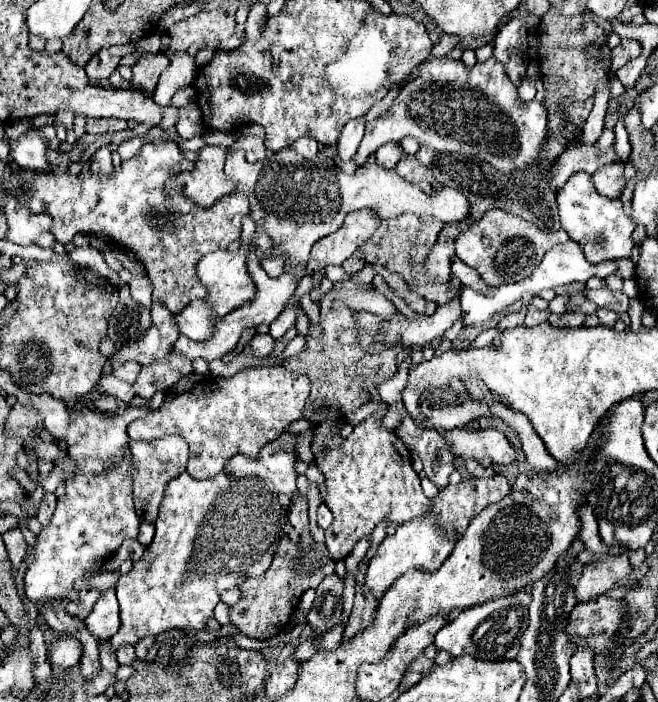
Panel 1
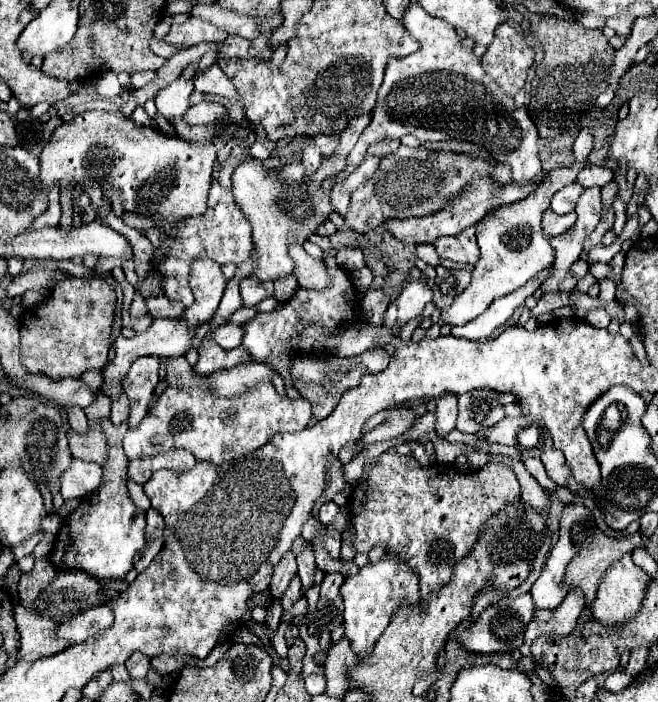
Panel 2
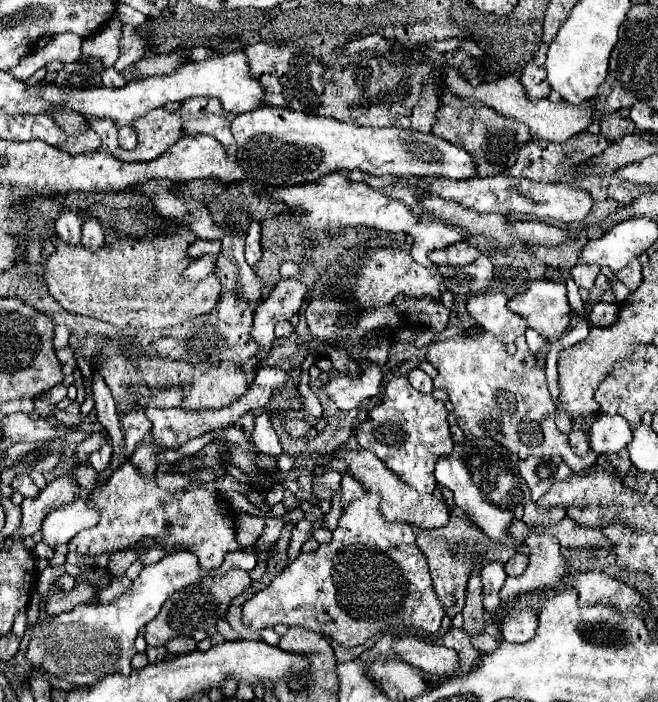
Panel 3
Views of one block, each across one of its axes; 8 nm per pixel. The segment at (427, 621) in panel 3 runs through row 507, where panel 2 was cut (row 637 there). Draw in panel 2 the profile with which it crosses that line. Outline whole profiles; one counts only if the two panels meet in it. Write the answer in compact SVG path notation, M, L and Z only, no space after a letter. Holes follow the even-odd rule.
M384 554L376 564L368 562L356 576L348 576L346 582L340 588L344 598L344 630L346 638L352 644L352 650L358 652L358 656L366 658L366 654L372 652L376 640L390 624L390 618L400 608L402 602L416 604L420 600L420 580L414 568L410 568L406 562L398 560L398 556Z

